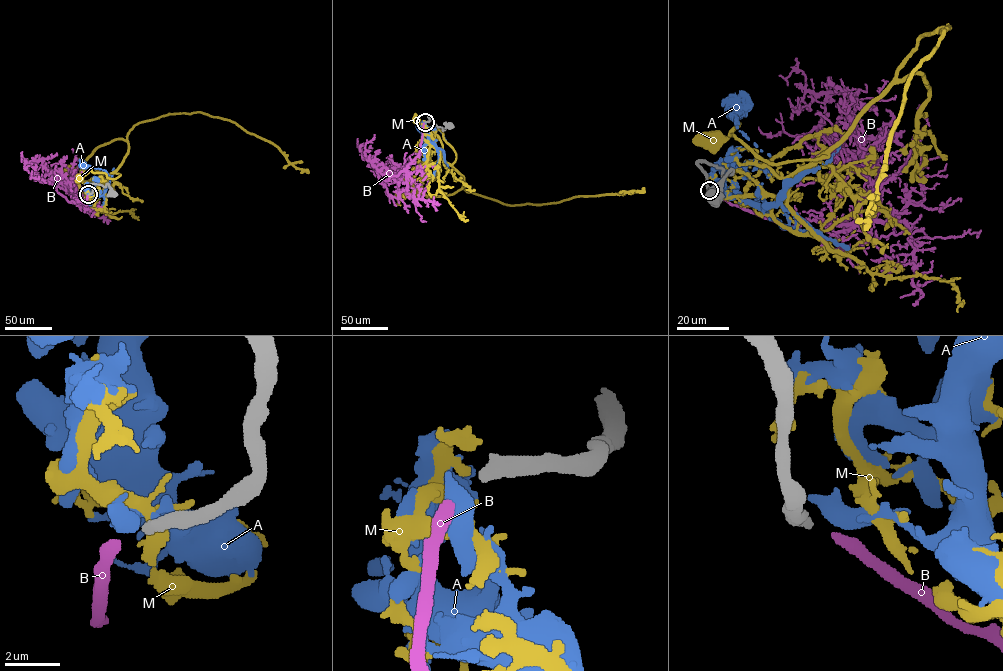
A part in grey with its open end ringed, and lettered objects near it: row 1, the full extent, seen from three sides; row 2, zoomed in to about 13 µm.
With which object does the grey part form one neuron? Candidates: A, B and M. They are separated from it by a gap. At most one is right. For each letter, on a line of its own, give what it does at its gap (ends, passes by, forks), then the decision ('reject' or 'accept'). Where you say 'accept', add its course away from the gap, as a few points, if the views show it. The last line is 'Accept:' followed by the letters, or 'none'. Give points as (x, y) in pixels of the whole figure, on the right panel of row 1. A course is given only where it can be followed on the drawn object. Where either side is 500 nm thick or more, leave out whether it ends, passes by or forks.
A: it forks; reject
B: it ends; accept; course (711, 191), (789, 228), (841, 224), (869, 190), (878, 169), (852, 97), (779, 75)
M: it forks; reject
Accept: B

